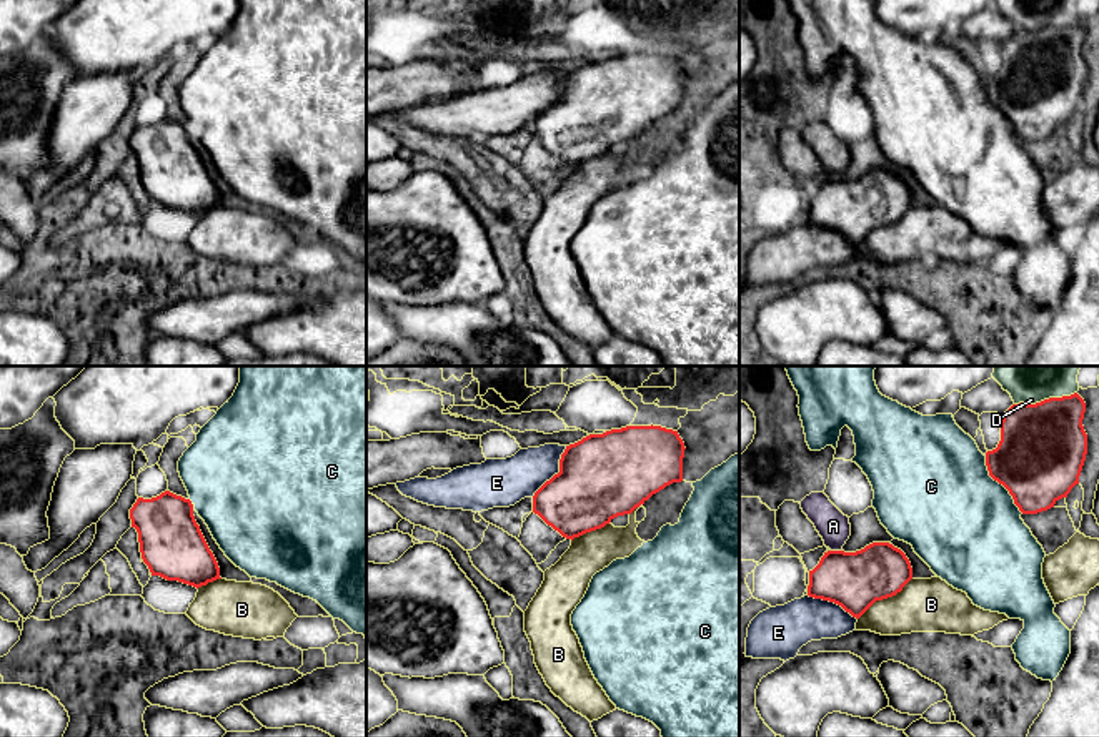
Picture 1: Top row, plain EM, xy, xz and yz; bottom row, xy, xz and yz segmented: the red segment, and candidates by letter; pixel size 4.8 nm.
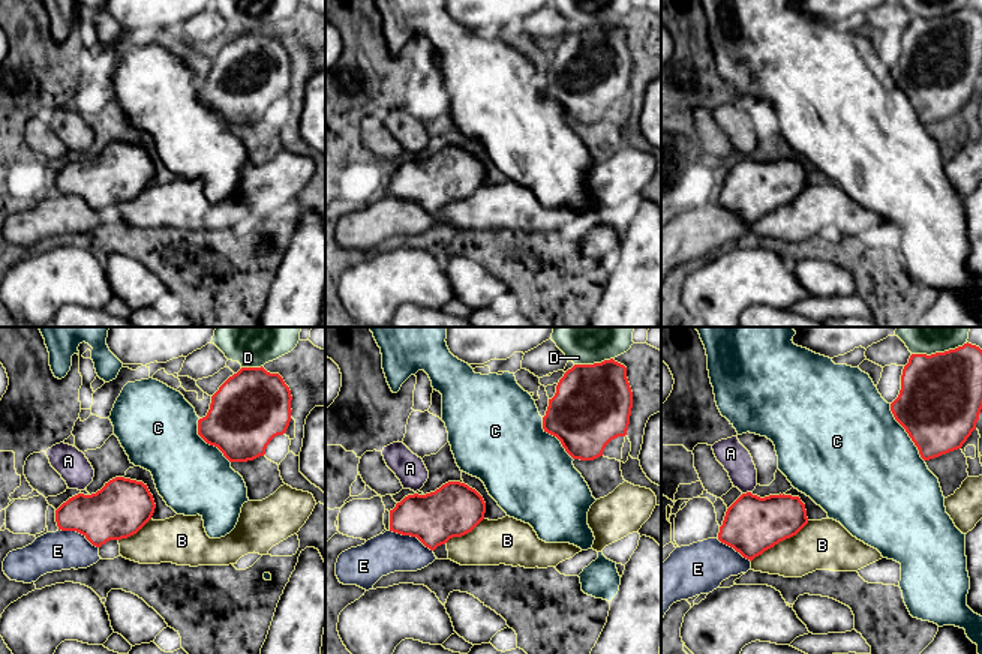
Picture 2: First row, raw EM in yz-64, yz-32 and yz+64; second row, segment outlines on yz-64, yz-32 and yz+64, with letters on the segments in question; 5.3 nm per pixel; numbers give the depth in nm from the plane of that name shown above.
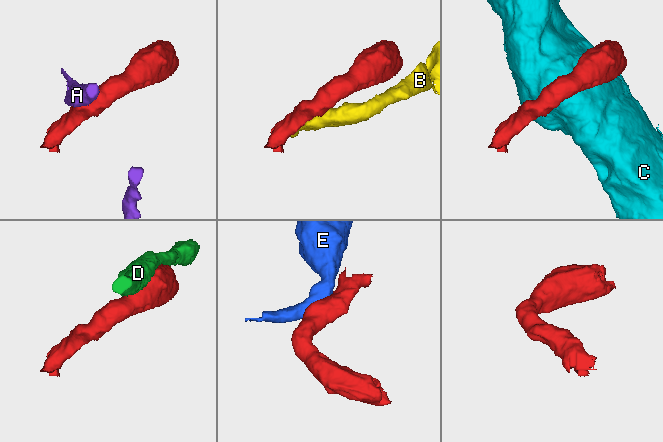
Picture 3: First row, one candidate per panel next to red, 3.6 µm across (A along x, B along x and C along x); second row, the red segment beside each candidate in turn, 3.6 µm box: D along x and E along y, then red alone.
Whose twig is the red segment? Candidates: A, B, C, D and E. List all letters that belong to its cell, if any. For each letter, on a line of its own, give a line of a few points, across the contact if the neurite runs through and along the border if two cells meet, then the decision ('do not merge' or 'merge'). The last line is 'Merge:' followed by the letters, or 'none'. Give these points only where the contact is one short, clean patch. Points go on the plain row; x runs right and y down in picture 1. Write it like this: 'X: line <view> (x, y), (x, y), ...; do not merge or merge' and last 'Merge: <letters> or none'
A: do not merge
B: merge
C: do not merge
D: do not merge
E: do not merge
Merge: B

